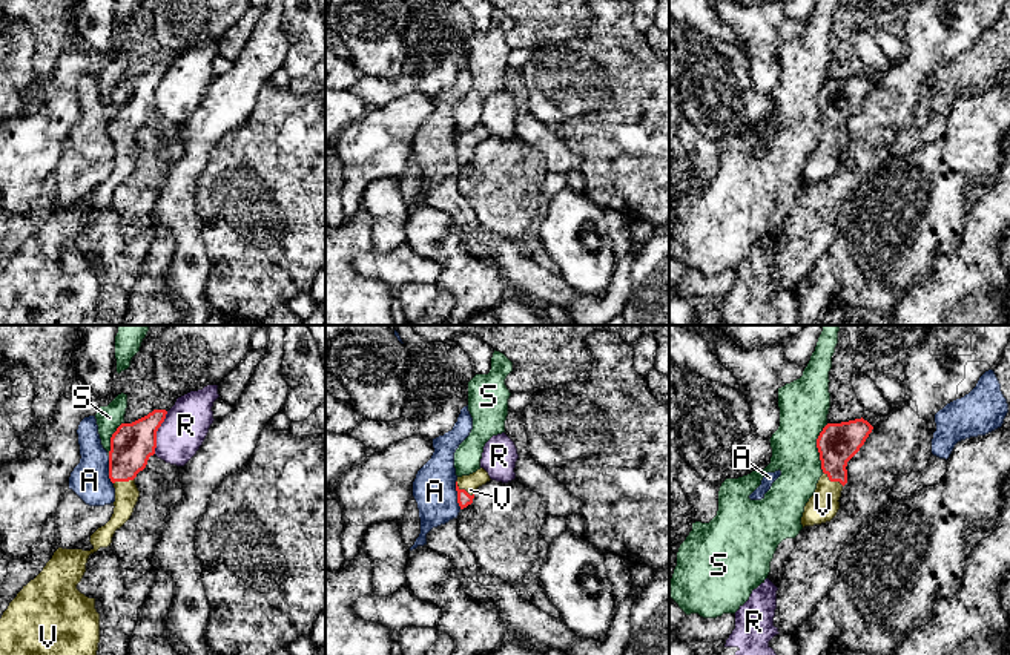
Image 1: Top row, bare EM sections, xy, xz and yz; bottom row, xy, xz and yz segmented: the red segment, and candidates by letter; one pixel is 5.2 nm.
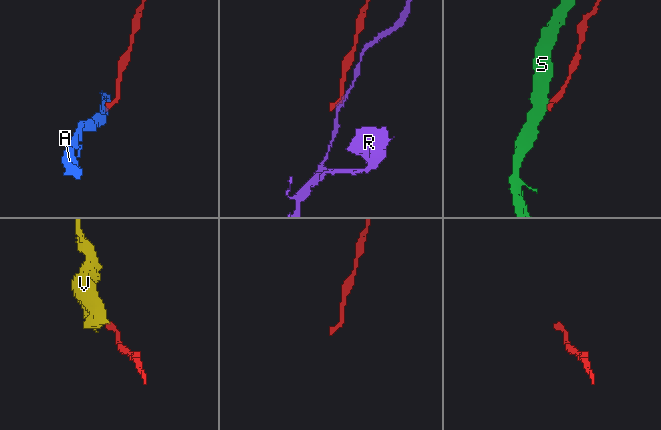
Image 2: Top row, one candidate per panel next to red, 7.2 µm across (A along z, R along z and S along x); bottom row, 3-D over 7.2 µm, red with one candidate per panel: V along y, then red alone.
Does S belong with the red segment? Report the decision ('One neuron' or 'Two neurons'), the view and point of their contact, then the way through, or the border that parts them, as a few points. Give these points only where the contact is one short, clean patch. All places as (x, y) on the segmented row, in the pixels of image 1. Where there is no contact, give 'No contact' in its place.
Two neurons. Touches red at yz (817, 447). Boundary: yz (828, 424), (817, 439), (821, 471)

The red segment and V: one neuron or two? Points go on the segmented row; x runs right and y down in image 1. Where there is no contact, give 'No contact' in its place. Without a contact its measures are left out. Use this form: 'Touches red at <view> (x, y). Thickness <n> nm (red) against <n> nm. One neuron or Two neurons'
Touches red at yz (832, 480). Thickness 220 nm (red) against 160 nm. One neuron

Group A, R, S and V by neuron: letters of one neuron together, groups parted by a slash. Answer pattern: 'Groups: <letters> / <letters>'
Groups: A / R / S / V

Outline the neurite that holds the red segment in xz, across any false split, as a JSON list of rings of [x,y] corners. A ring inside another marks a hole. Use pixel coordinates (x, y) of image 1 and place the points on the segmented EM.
[[[484,468],[477,469],[476,472],[470,474],[470,476],[457,477],[456,491],[457,491],[457,503],[459,503],[460,509],[471,505],[473,499],[474,499],[474,491],[490,480],[491,479]]]

